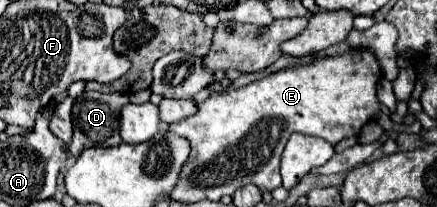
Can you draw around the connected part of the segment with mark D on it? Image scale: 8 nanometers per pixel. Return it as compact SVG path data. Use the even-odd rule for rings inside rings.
M82 92L78 98L74 98L72 106L72 126L74 126L74 138L68 146L68 150L74 156L80 156L86 148L110 148L122 142L118 134L118 120L122 106L128 104L128 94L100 94L100 92Z

